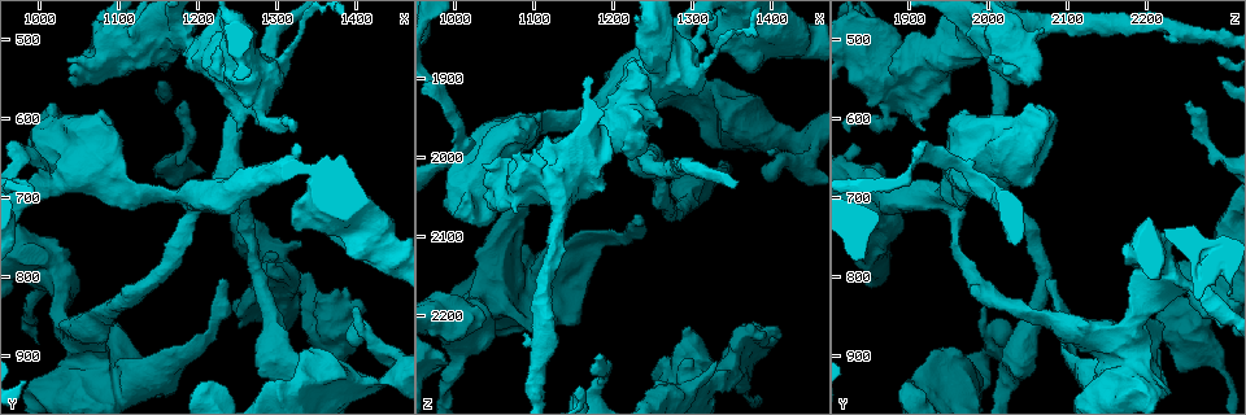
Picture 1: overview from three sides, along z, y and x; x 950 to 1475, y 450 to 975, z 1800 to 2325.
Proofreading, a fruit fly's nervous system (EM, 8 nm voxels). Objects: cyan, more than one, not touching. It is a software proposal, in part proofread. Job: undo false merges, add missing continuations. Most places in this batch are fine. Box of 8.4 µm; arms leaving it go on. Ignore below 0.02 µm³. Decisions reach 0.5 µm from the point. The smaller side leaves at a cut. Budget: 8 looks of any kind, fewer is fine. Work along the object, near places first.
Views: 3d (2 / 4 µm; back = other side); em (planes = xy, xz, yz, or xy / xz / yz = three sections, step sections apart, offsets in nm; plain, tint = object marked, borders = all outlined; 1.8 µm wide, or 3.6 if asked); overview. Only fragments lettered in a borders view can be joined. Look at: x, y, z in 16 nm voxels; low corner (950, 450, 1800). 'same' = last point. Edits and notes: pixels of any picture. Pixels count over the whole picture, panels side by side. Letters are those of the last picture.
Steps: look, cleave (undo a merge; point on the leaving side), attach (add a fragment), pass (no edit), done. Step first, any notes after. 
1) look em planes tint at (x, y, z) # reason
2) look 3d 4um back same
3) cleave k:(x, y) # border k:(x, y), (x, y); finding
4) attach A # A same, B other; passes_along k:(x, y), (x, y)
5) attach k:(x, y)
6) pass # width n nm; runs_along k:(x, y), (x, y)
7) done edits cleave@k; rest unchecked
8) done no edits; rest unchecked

look em xz step 4 tint at (1290, 605, 1865) # abrupt turn

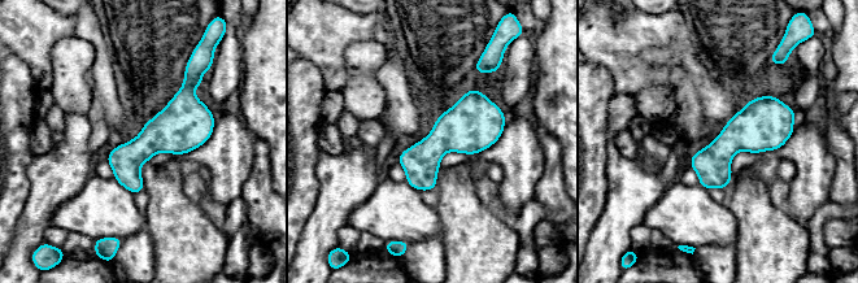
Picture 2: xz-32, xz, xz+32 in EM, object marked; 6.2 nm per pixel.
look em xz step 4 borders same

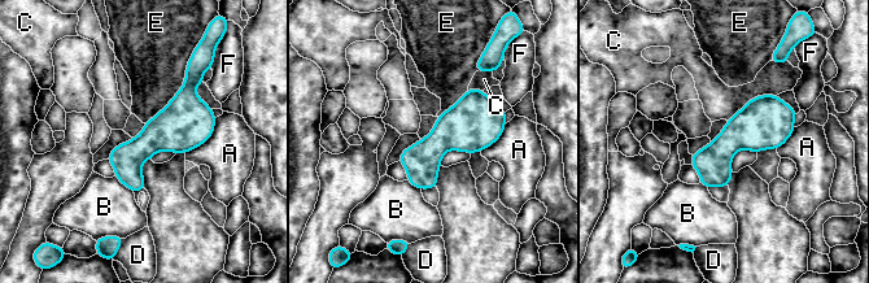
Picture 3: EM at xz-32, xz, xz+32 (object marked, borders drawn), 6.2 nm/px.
pass # width 240 nm; A other, B other, C other, D other, E other, F other; border 3:(187, 62), (182, 87), (144, 123); continuous, no second neuron

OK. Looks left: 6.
look em planes borders at (1405, 870, 2010) # sharp bend

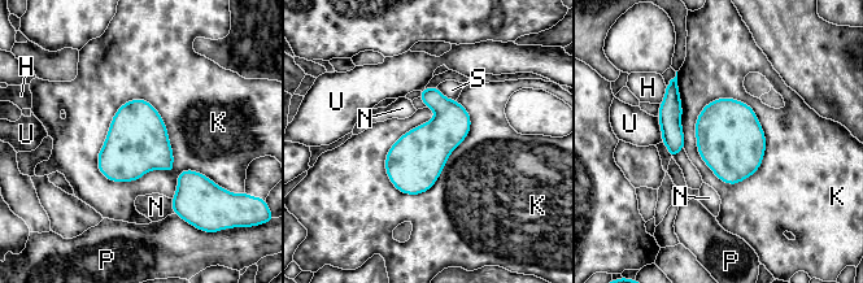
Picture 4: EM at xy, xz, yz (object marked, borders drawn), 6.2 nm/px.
pass # width 360 nm; H other, K other, N other, P other, S other, U other; border 4:(140, 98), (99, 152), (112, 182); all the same neuron

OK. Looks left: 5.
look em 3.6um planes tint at (1040, 880, 2175)

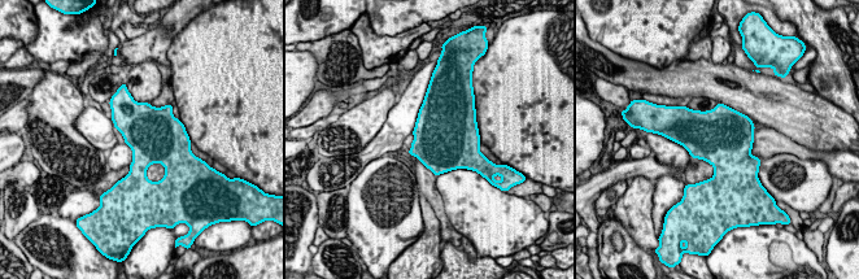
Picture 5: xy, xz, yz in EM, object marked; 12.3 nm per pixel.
look em 3.6um planes borders same # see the neighbours

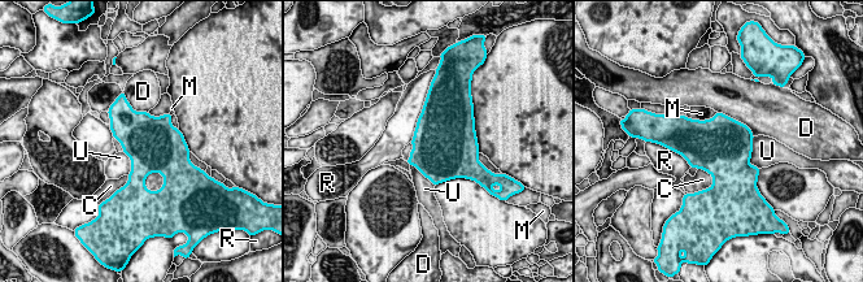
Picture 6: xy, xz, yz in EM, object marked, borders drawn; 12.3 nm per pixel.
pass # width 650 nm; C other, D other, M other, R other, U other; border 6:(754, 137), (749, 163), (758, 168); continuous, no second neuron

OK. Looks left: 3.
done no edits; rest unchecked

